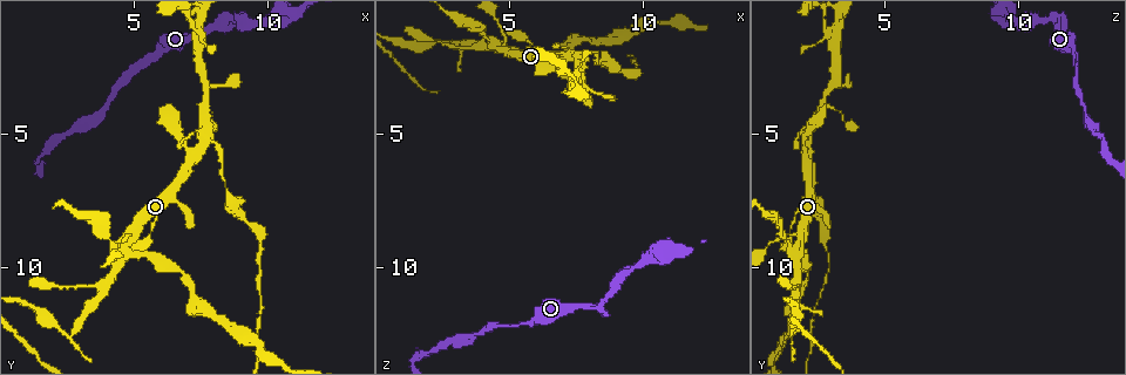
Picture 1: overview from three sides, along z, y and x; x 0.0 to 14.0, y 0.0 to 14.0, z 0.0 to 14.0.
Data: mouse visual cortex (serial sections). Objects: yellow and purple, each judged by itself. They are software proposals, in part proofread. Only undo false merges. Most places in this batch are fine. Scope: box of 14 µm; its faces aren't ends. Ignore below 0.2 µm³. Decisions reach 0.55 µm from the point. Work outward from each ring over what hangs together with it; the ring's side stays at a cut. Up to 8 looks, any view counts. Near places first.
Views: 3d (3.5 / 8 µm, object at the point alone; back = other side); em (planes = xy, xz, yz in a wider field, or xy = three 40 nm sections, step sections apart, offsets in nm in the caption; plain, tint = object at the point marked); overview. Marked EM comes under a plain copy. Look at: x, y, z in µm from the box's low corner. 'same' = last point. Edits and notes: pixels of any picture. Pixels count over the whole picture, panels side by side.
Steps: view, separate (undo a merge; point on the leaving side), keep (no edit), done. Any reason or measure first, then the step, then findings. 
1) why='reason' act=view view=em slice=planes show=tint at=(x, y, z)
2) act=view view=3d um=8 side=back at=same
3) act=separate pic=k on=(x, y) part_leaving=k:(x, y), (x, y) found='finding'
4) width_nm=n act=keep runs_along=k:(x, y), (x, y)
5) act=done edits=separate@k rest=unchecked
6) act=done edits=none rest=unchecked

why='looks like a crossing' act=view view=3d um=3.5 at=(4.8, 9.2, 1.9)

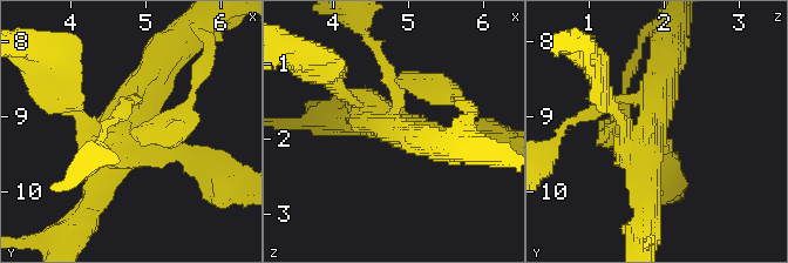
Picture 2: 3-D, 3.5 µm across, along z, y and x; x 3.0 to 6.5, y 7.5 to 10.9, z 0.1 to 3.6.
why='shape alone is not enough' act=view view=em slice=planes show=tint at=(4.80, 9.05, 1.90)

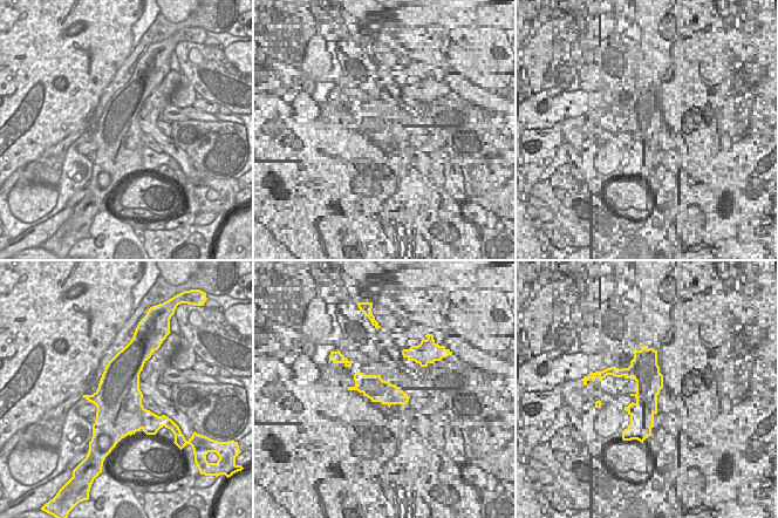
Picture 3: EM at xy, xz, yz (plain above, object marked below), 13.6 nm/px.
act=separate pic=2 on=(74, 112) part_leaving=2:(133, 141), (230, 177) found='two cells meet here'

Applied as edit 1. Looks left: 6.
act=view view=overview

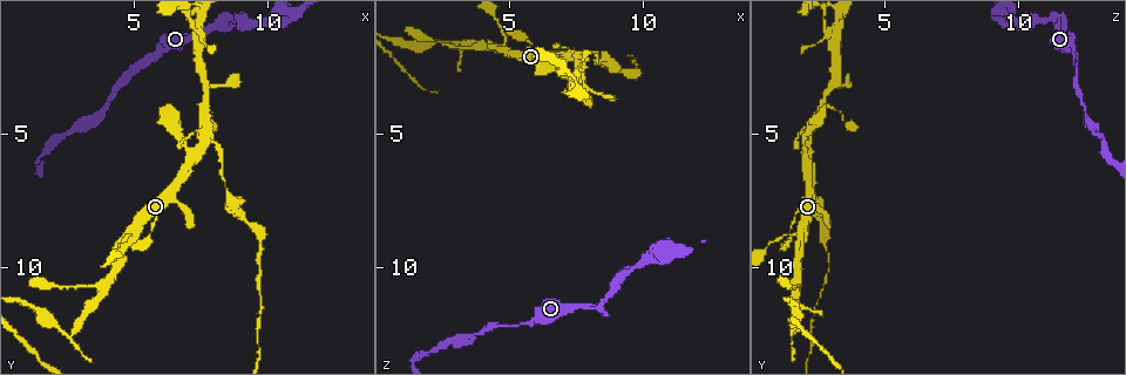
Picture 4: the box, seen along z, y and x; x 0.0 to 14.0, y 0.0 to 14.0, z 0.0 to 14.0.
why='arms part here' act=view view=3d um=8 at=(7.7, 5.2, 2.0)

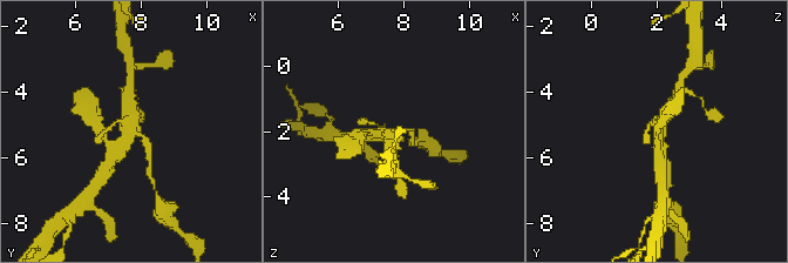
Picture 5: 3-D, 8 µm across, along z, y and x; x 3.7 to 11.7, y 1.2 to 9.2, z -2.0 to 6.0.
why='closer look' act=view view=3d um=3.5 at=(7.7, 5.3, 2.0)

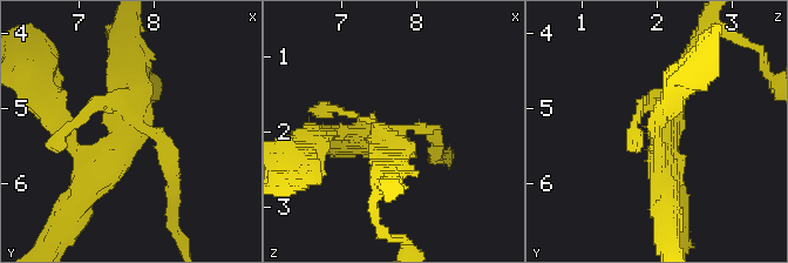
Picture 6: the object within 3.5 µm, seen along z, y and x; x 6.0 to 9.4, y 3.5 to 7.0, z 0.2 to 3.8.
why='now the EM' act=view view=em slice=xy step=5 show=tint at=(7.80, 5.25, 2.10)

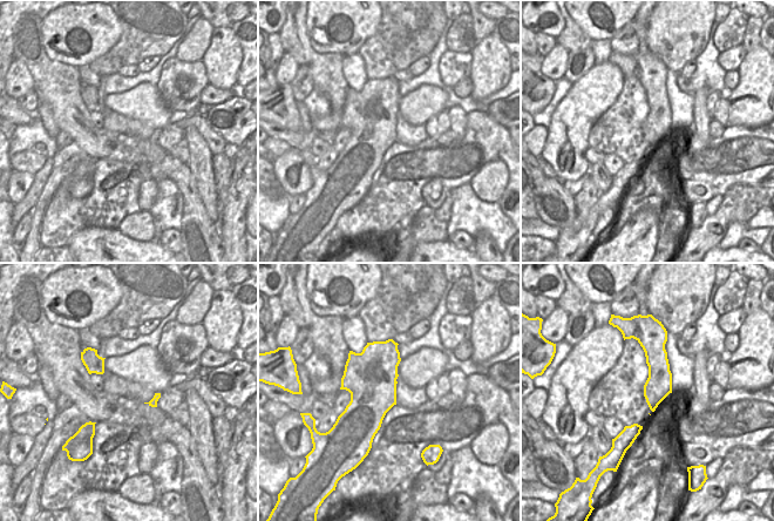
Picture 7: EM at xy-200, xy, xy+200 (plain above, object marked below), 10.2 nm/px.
act=separate pic=6 on=(176, 184) part_leaving=6:(163, 149), (178, 243) found='two cells meet here'

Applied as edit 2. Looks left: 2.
act=done edits=separate@2,separate@6 rest=unchecked

